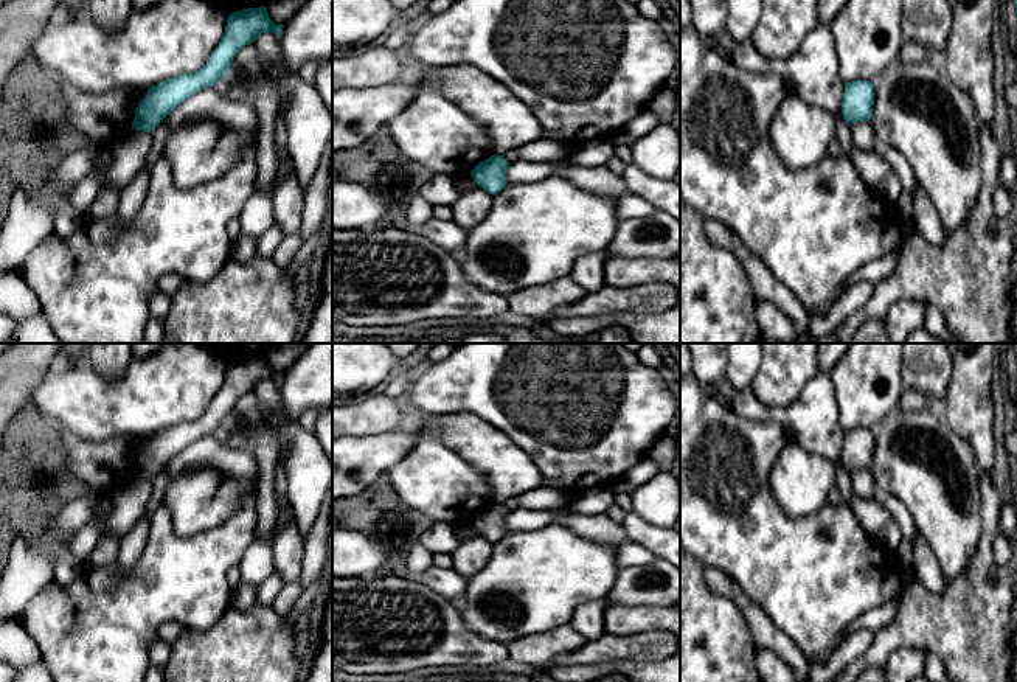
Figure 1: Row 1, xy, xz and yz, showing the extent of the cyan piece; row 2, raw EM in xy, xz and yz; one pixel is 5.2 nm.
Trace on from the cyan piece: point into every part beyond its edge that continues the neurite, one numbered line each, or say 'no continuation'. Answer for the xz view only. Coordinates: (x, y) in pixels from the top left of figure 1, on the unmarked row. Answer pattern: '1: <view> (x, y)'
no continuation

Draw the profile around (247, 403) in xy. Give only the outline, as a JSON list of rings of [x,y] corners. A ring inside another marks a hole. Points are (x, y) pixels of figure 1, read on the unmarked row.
[[[253,391],[244,393],[236,402],[234,410],[241,415],[253,412],[259,405],[258,398]]]

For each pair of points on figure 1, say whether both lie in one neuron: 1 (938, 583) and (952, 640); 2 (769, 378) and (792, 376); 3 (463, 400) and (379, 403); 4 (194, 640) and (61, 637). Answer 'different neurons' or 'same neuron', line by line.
1: different neurons
2: same neuron
3: different neurons
4: different neurons

